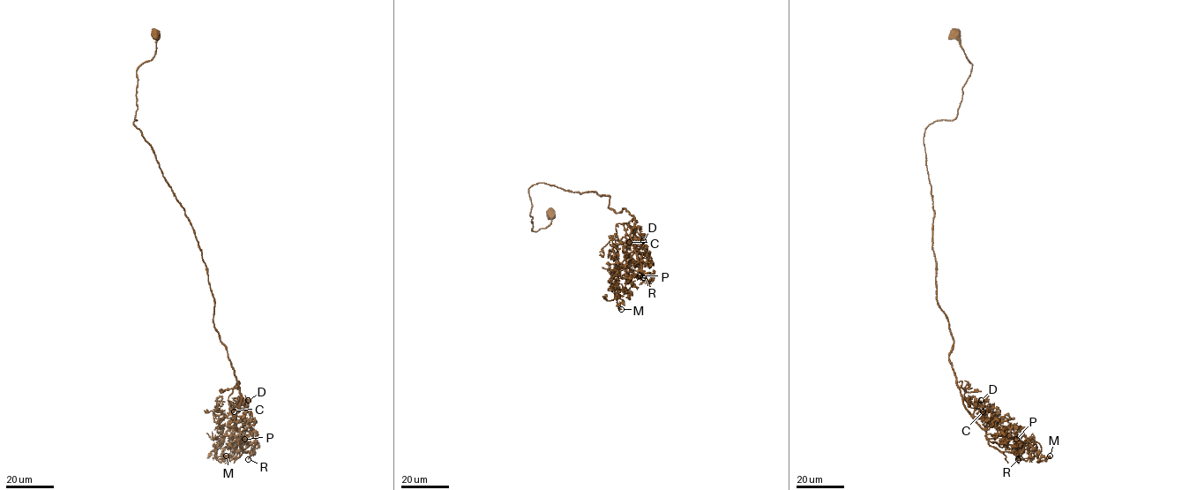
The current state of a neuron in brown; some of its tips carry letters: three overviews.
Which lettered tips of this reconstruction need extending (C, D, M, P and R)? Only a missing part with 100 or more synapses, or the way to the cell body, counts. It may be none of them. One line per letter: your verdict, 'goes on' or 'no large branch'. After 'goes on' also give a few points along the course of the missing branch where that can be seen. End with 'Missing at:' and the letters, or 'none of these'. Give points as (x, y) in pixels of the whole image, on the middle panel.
C: no large branch
D: no large branch
M: no large branch
P: no large branch
R: goes on; course (643, 277), (625, 301), (620, 301), (612, 306), (614, 314), (624, 324), (615, 333)
Missing at: R

